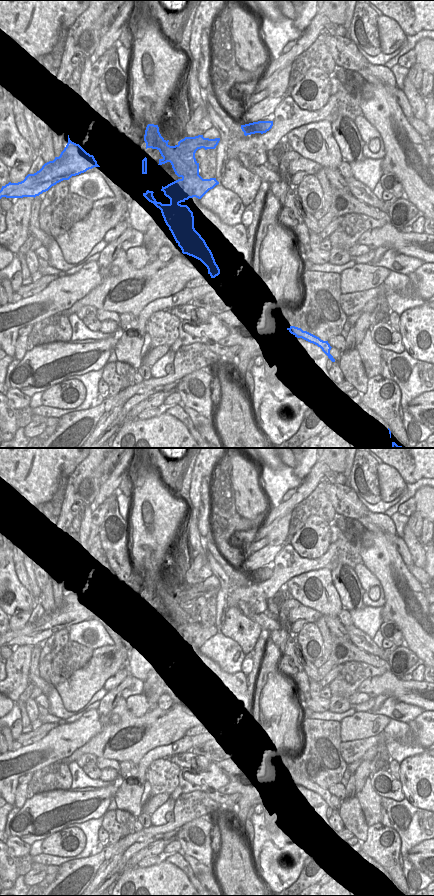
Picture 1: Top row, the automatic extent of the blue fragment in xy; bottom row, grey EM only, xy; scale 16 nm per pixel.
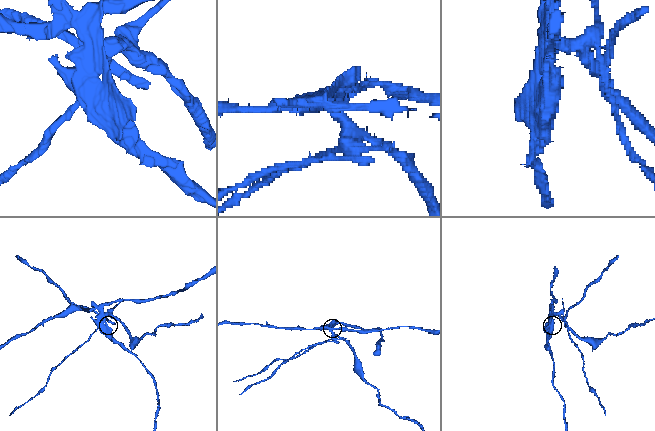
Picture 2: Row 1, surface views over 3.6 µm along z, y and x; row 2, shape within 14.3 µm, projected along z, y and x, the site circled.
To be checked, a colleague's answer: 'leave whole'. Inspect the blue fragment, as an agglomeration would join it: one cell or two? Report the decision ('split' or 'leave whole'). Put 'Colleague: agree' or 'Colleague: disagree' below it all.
split
Colleague: disagree

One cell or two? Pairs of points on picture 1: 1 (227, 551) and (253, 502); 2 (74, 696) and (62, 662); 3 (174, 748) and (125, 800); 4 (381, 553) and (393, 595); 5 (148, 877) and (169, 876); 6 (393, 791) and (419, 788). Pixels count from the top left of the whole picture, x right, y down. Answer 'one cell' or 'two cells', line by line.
1: one cell
2: two cells
3: one cell
4: one cell
5: one cell
6: two cells

